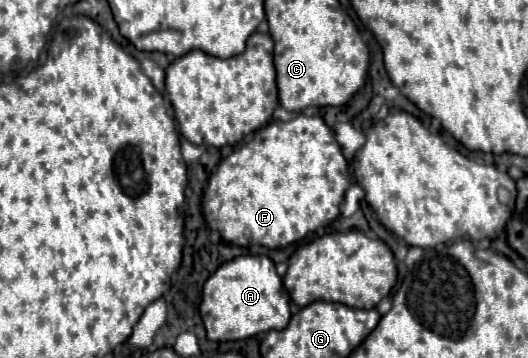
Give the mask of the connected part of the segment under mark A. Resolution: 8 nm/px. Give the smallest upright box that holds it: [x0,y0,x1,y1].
[200,255,290,341]

